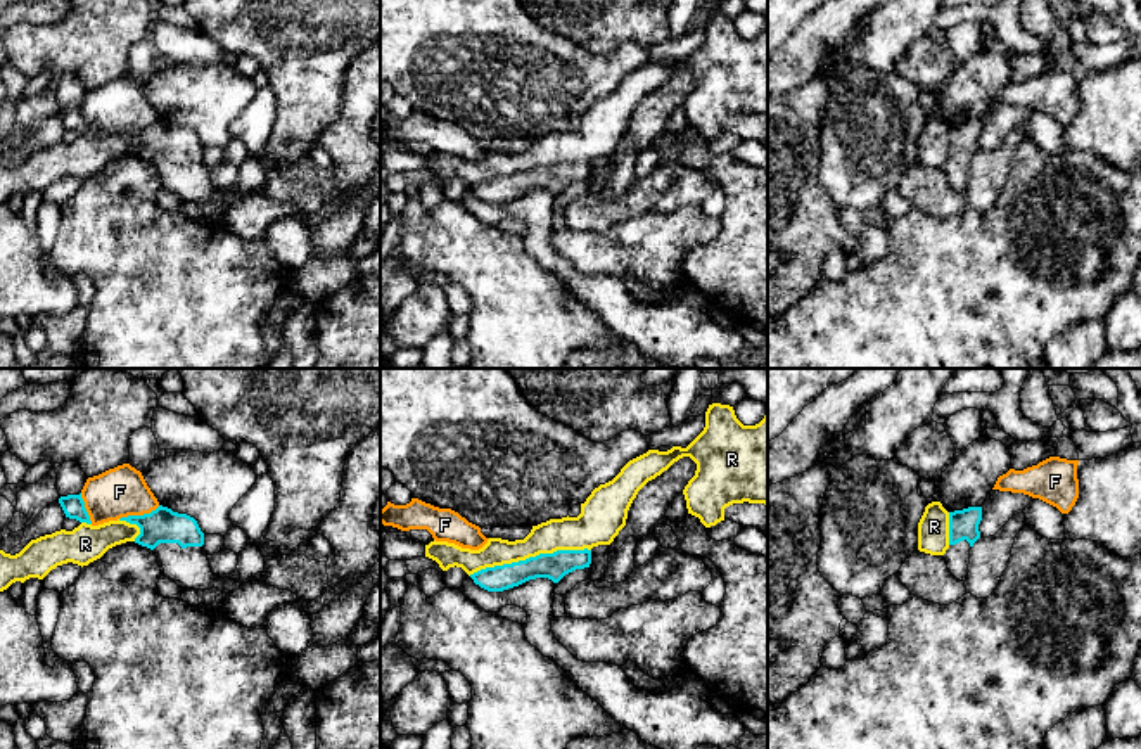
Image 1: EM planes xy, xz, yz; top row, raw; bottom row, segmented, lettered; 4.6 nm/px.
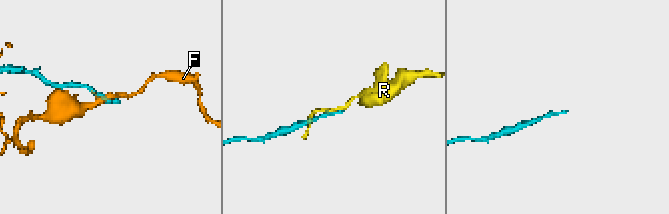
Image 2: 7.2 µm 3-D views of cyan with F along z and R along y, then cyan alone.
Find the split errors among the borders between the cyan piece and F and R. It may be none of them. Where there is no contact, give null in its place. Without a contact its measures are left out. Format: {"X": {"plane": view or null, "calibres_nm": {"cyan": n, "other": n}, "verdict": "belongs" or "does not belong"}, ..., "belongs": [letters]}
{"F": {"plane": "xy", "calibres_nm": {"cyan": 160, "other": 240}, "verdict": "does not belong"}, "R": {"plane": "xz", "calibres_nm": {"cyan": 130, "other": 160}, "verdict": "does not belong"}, "belongs": []}

